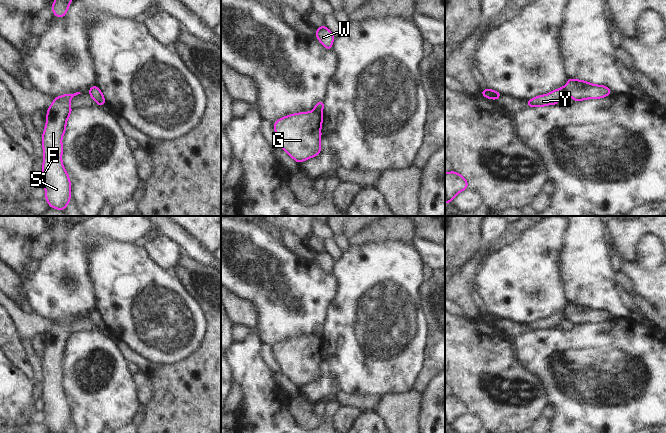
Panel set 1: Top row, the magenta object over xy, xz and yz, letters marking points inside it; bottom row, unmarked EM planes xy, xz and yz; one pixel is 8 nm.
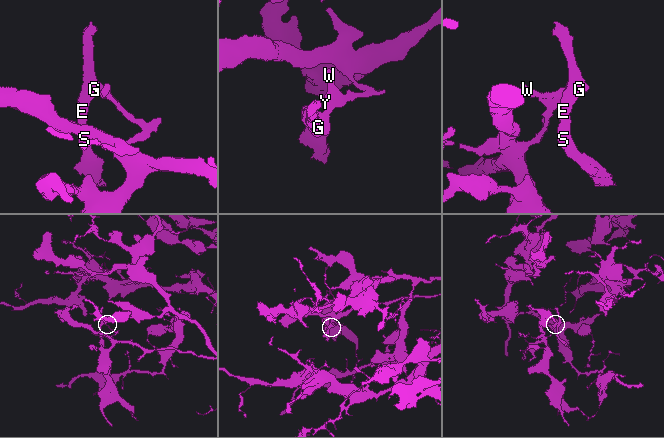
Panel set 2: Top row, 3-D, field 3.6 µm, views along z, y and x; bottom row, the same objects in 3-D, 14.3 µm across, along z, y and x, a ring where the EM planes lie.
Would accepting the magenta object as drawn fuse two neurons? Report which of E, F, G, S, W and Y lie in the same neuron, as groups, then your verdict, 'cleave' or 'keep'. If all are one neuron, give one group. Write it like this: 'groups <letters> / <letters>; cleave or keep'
groups E F G S / W Y; cleave

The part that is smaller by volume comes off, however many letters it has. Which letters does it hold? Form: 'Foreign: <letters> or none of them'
Foreign: E, F, G, S

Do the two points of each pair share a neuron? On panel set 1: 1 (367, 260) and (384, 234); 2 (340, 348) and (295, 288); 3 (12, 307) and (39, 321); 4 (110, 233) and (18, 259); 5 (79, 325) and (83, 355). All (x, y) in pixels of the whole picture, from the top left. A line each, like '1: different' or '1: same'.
1: different
2: different
3: same
4: different
5: different

